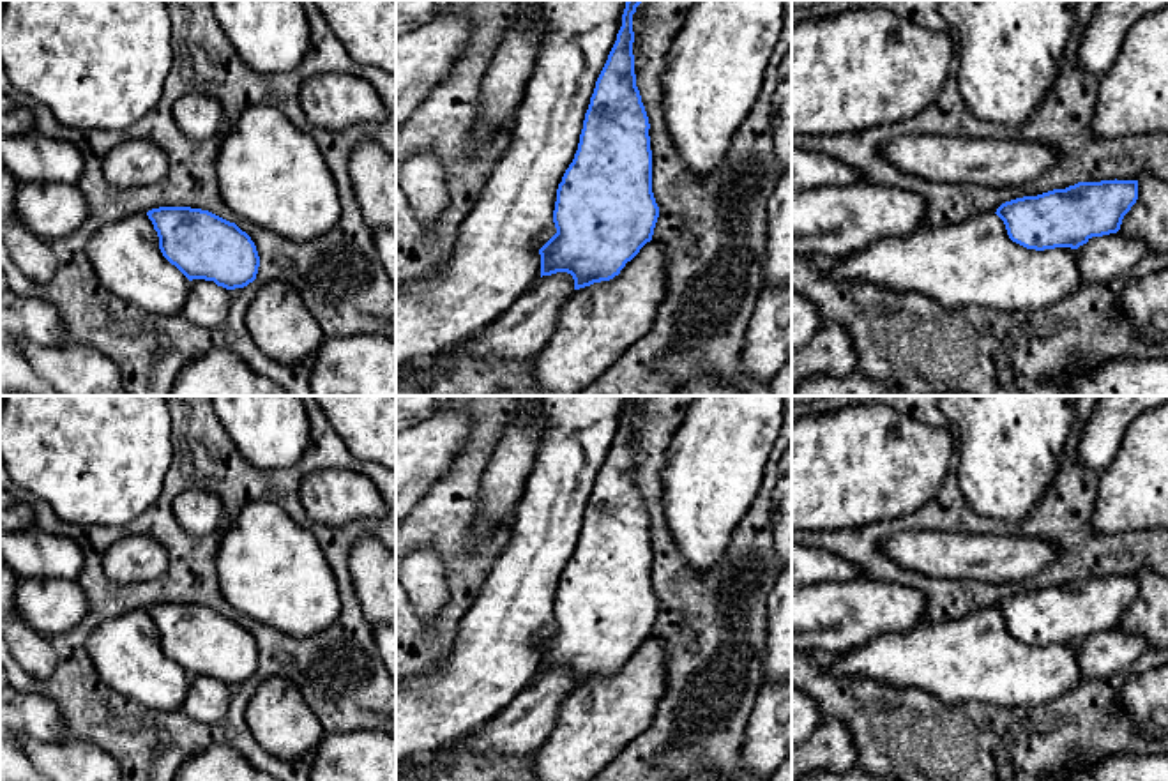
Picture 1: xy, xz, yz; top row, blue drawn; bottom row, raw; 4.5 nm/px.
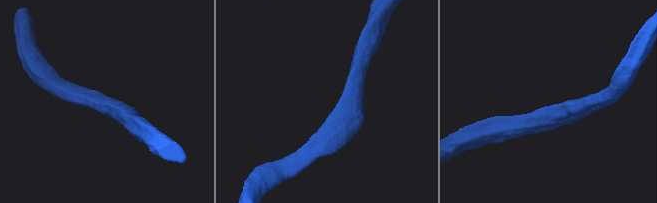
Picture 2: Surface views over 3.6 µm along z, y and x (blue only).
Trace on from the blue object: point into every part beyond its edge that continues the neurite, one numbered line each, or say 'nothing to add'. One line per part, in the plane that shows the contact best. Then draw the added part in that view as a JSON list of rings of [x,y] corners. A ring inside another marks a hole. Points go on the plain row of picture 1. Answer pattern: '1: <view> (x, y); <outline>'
nothing to add

